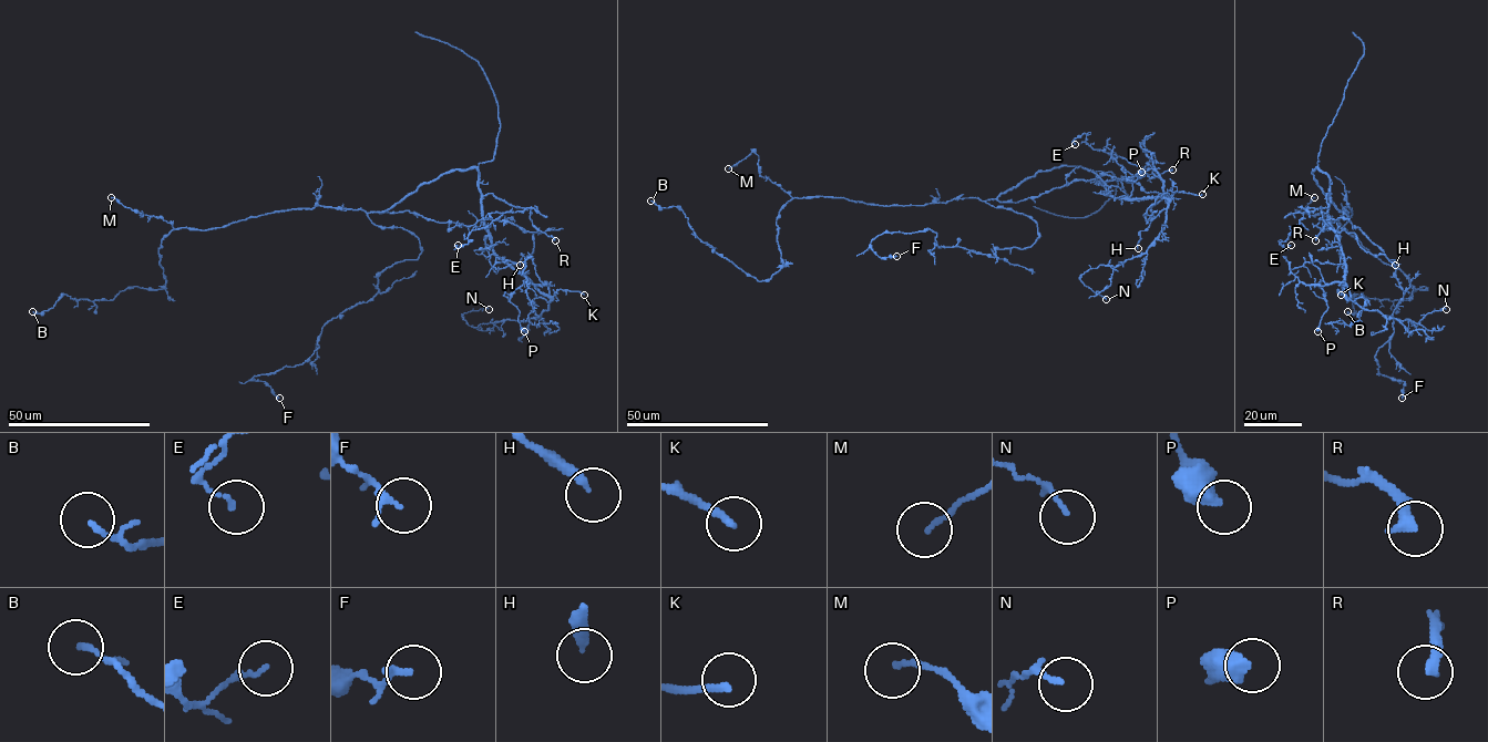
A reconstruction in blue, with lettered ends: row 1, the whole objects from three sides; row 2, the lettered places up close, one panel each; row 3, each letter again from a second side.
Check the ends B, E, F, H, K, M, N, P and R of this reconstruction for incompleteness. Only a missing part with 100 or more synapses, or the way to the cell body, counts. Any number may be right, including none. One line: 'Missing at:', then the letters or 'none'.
Missing at: none

